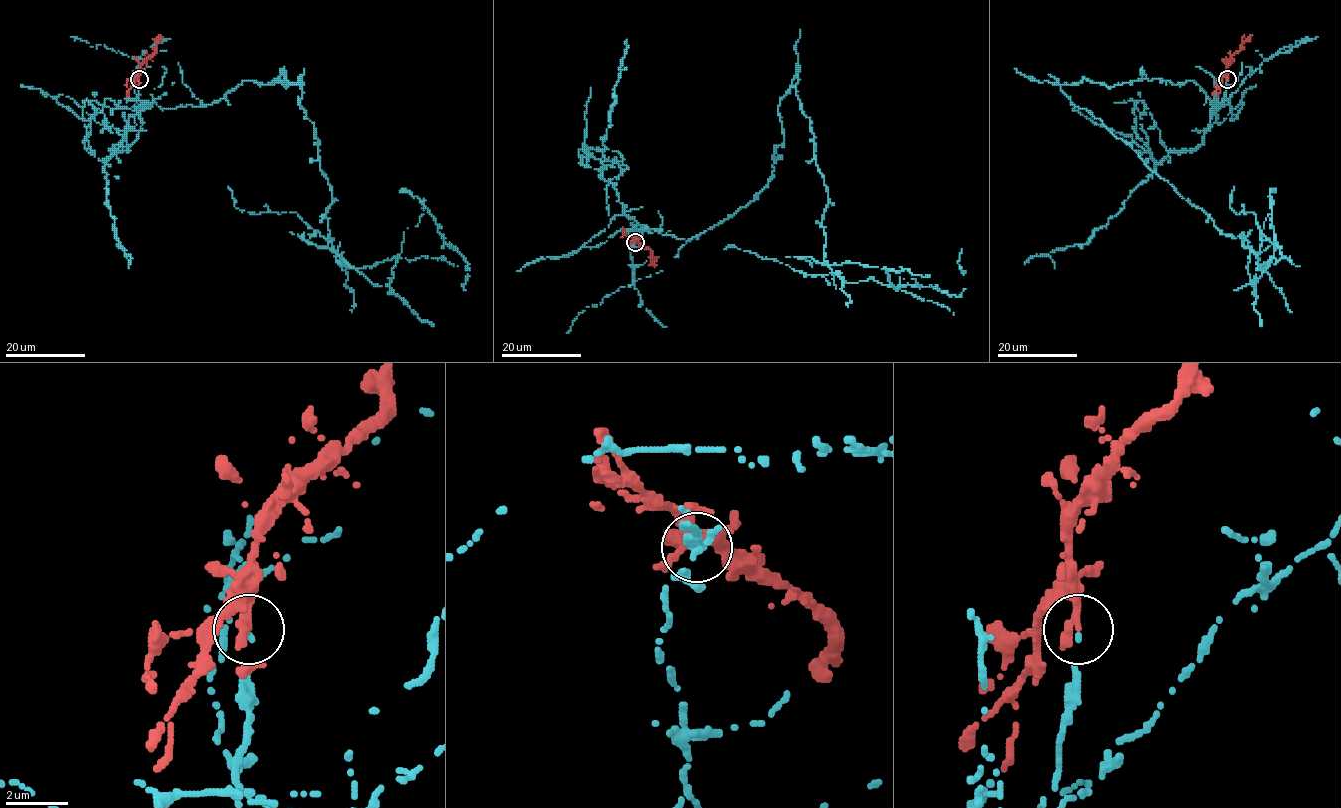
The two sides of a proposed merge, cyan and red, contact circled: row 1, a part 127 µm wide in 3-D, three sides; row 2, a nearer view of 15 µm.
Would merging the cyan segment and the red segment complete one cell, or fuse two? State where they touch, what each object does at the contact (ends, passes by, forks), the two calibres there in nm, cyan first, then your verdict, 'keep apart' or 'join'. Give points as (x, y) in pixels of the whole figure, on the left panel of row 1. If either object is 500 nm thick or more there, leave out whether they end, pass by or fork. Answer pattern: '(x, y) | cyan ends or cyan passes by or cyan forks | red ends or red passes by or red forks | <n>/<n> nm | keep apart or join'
(139, 79) | cyan ends | red ends | 100/360 nm | keep apart

